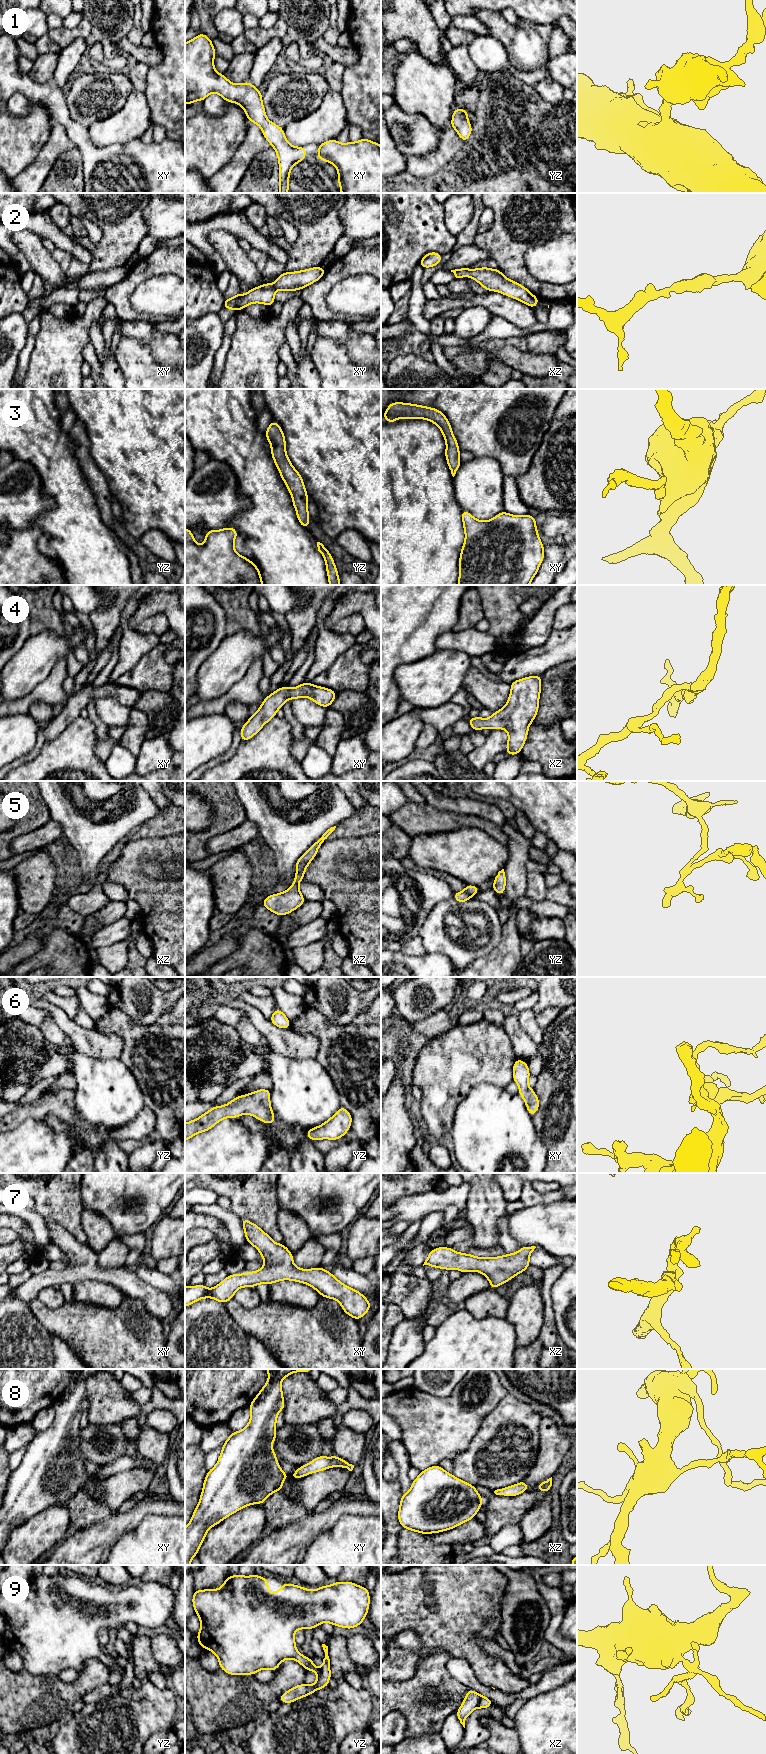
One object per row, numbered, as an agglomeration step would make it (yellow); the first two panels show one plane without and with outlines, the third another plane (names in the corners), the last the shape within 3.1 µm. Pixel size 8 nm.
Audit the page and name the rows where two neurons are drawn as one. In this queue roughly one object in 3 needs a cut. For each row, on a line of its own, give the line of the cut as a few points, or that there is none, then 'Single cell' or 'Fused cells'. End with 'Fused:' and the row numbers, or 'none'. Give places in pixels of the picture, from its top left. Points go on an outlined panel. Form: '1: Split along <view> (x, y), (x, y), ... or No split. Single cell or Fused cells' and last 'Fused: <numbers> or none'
1: No split. Single cell
2: No split. Single cell
3: No split. Single cell
4: No split. Single cell
5: Split along xz (309, 862), (296, 873). Fused cells
6: No split. Single cell
7: No split. Single cell
8: No split. Single cell
9: Split along xz (481, 1696), (477, 1706). Fused cells
Fused: 5, 9

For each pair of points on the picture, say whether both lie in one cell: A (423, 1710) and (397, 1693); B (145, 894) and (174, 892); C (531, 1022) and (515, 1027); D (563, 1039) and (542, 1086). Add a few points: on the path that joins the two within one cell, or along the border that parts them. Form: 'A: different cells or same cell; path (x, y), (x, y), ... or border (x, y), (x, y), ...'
A: same cell; path (417, 1704), (410, 1697), (403, 1696)
B: same cell; path (152, 894), (167, 894)
C: different cells; border (516, 1015), (520, 1026), (535, 1044)
D: same cell; path (563, 1051), (563, 1065), (554, 1074)

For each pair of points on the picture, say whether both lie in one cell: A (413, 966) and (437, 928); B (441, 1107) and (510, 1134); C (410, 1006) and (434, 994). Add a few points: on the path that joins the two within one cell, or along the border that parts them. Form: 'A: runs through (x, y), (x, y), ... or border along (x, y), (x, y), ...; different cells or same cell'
A: border along (426, 952), (441, 953), (449, 959); different cells
B: border along (468, 1093), (455, 1112), (453, 1126), (449, 1133); different cells
C: runs through (416, 1000), (423, 994), (428, 994); same cell

